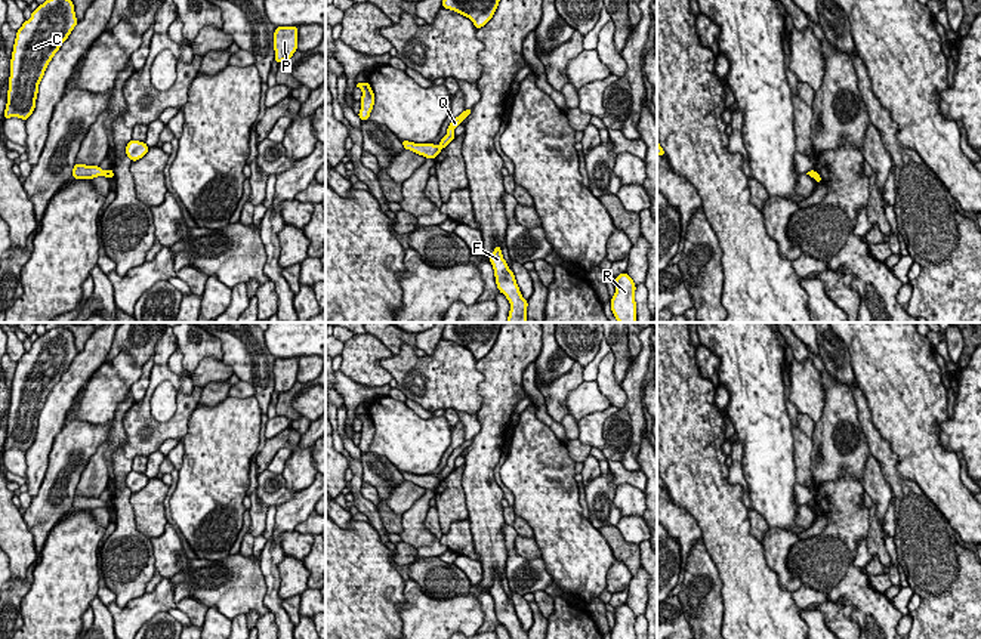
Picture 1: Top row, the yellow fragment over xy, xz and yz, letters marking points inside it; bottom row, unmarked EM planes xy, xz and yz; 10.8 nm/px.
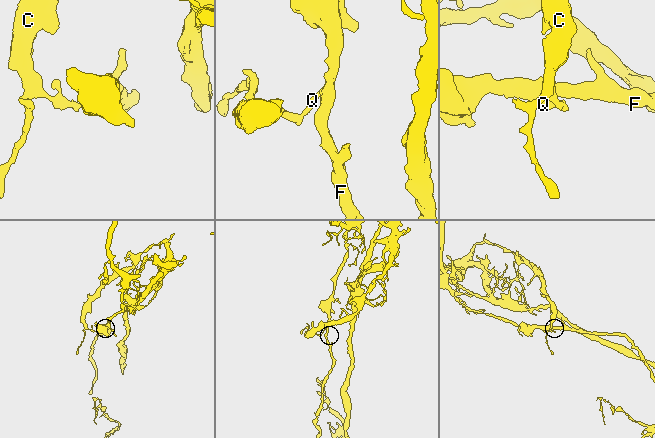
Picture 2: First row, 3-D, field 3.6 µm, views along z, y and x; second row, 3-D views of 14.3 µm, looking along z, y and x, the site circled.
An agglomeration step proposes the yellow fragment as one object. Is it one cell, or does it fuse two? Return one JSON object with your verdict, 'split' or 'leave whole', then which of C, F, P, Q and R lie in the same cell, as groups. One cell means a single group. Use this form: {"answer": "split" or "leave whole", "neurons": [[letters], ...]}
{"answer": "split", "neurons": [["C"], ["F", "P", "Q", "R"]]}

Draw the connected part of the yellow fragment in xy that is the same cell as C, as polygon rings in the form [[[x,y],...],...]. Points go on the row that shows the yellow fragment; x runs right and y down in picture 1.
[[[46,0],[16,31],[4,118],[28,120],[44,71],[78,19],[71,0]]]

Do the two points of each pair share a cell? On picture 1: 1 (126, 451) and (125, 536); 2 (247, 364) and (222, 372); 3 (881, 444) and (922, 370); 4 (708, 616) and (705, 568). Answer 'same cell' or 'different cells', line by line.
1: same cell
2: different cells
3: different cells
4: same cell

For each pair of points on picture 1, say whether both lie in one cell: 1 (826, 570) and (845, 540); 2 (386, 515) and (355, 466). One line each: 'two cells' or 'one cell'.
1: one cell
2: two cells

